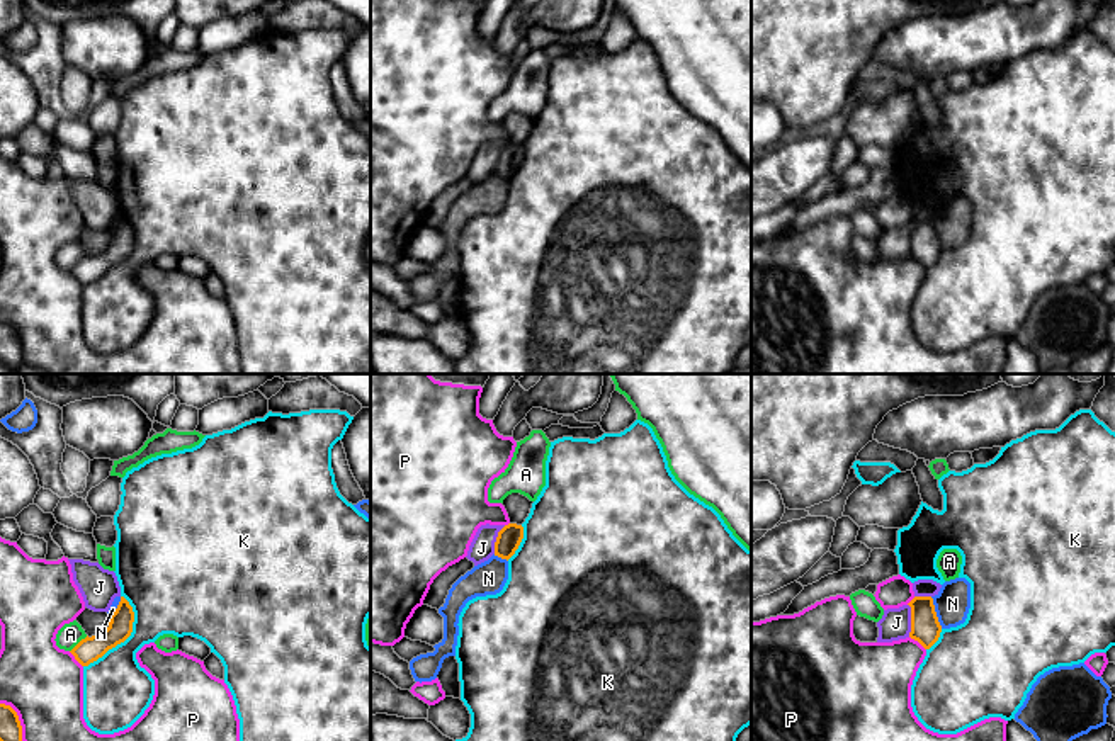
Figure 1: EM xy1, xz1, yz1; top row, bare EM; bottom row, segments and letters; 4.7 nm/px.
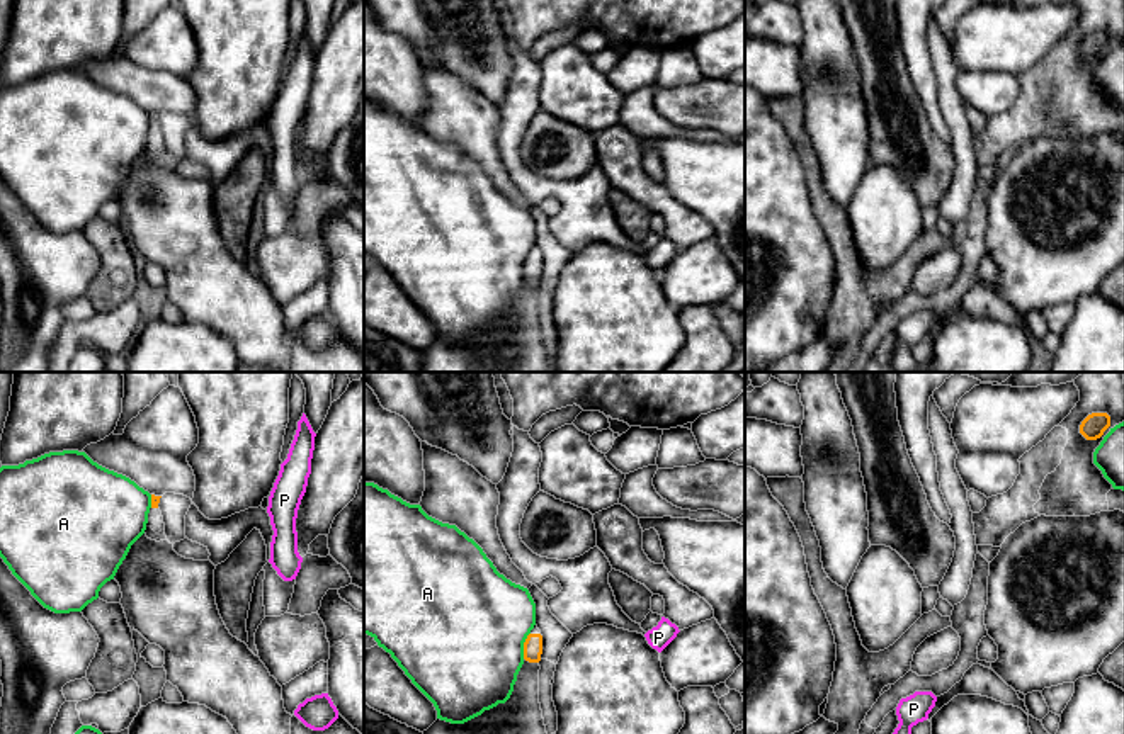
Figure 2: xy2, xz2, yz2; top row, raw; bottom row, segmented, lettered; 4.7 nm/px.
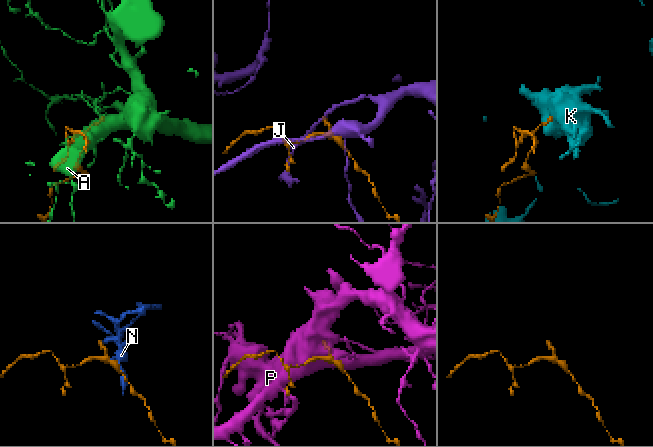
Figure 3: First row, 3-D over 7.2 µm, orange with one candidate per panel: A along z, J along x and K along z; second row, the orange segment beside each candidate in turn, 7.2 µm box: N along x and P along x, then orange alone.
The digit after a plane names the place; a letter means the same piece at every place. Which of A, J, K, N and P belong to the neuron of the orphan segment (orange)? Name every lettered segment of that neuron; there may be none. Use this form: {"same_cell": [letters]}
{"same_cell": []}

